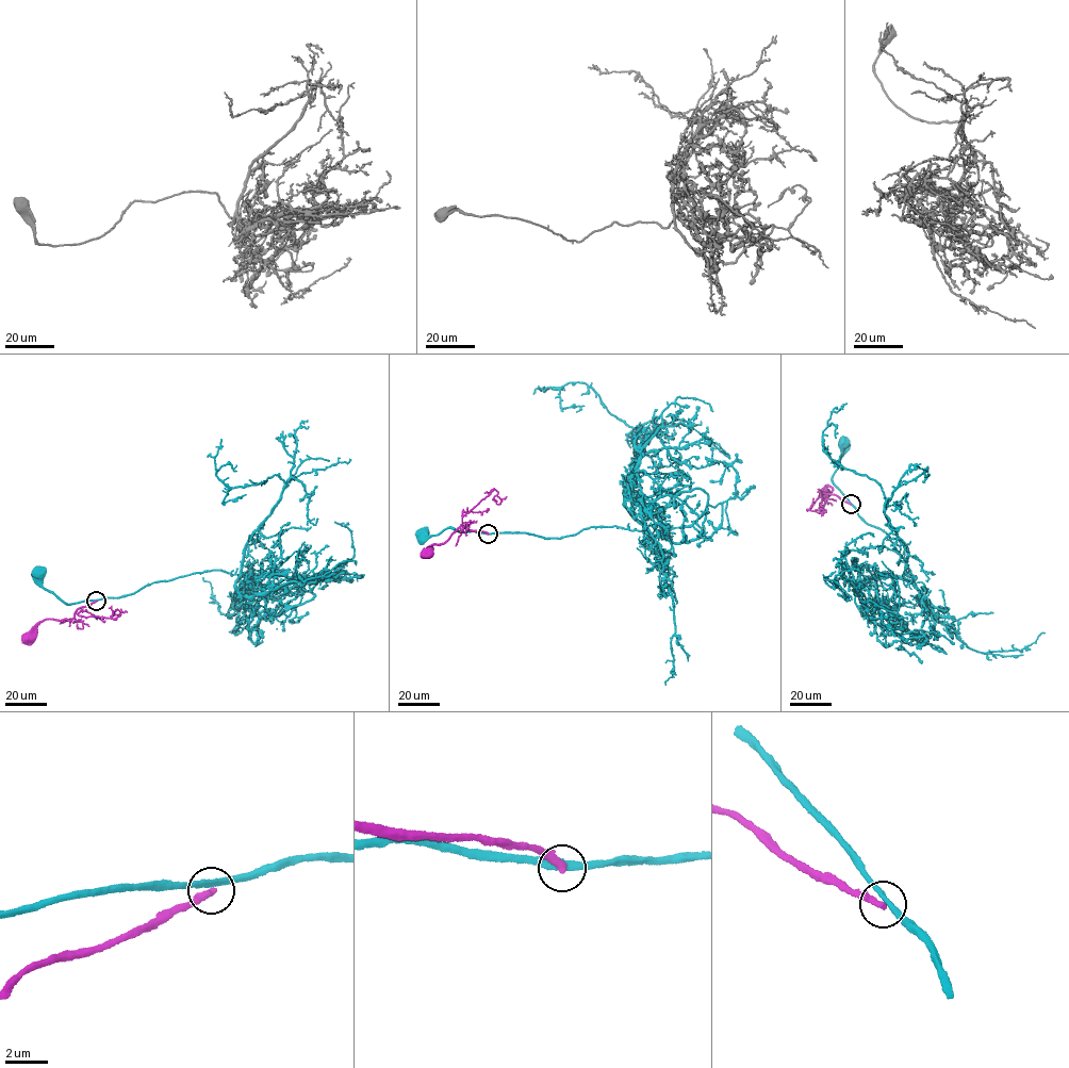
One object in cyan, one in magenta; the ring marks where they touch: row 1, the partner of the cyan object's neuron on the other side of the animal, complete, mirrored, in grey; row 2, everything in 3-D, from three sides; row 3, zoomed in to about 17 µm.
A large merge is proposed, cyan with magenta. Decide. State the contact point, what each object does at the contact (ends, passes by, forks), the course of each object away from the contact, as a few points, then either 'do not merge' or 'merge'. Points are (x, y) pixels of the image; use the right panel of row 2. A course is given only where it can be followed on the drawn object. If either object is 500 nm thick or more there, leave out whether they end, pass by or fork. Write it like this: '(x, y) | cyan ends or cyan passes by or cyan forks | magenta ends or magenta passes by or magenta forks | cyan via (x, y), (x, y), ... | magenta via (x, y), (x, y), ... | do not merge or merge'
(851, 504) | cyan passes by | magenta ends | cyan via (851, 504), (832, 478), (838, 467), (842, 443) | magenta via (851, 504), (837, 495), (824, 496), (832, 490), (831, 486), (821, 491), (823, 494) | do not merge

